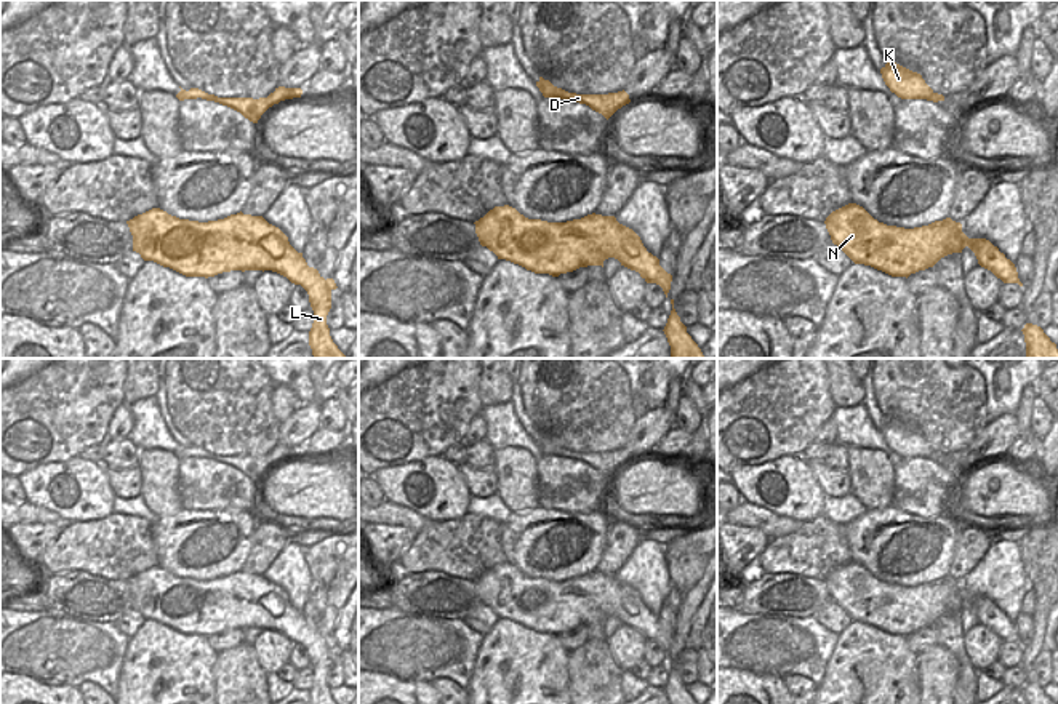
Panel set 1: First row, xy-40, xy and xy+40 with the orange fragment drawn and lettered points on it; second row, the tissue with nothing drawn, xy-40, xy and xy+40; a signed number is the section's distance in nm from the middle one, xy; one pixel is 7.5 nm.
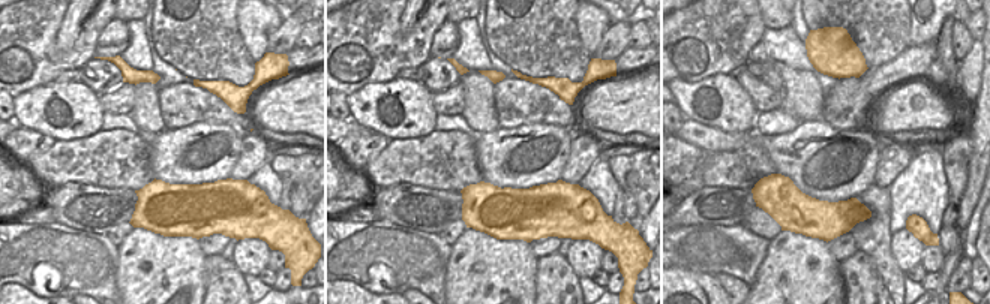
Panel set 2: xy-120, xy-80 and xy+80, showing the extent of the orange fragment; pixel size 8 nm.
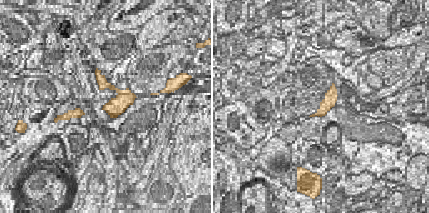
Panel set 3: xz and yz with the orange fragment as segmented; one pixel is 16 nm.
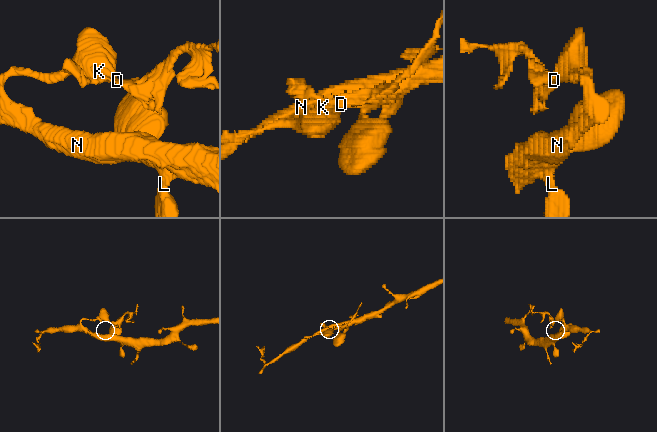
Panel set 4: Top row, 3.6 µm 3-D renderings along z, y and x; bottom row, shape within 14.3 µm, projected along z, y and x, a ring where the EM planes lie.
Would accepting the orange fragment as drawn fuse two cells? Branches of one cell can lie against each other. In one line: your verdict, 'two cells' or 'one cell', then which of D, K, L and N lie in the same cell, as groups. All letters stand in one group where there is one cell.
two cells; groups D / K L N

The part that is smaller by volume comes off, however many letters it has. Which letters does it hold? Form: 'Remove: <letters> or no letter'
Remove: D.

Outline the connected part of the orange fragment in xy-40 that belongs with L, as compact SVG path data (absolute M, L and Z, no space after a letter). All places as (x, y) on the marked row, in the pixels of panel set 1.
M152 208L126 221L133 235L133 251L144 261L154 261L186 277L214 277L230 270L272 270L301 285L314 310L314 323L309 331L309 346L314 358L346 358L330 336L327 315L331 309L331 291L336 290L333 278L323 278L317 269L309 267L303 253L298 253L288 237L262 216L230 214L224 219L198 222L179 219L160 208Z

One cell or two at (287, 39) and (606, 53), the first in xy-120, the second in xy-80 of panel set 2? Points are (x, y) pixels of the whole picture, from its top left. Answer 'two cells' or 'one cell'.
one cell

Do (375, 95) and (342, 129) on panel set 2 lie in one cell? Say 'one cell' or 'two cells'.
two cells

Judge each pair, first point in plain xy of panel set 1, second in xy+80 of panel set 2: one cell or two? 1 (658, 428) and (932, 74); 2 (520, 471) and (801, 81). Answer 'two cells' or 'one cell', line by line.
1: two cells
2: one cell

